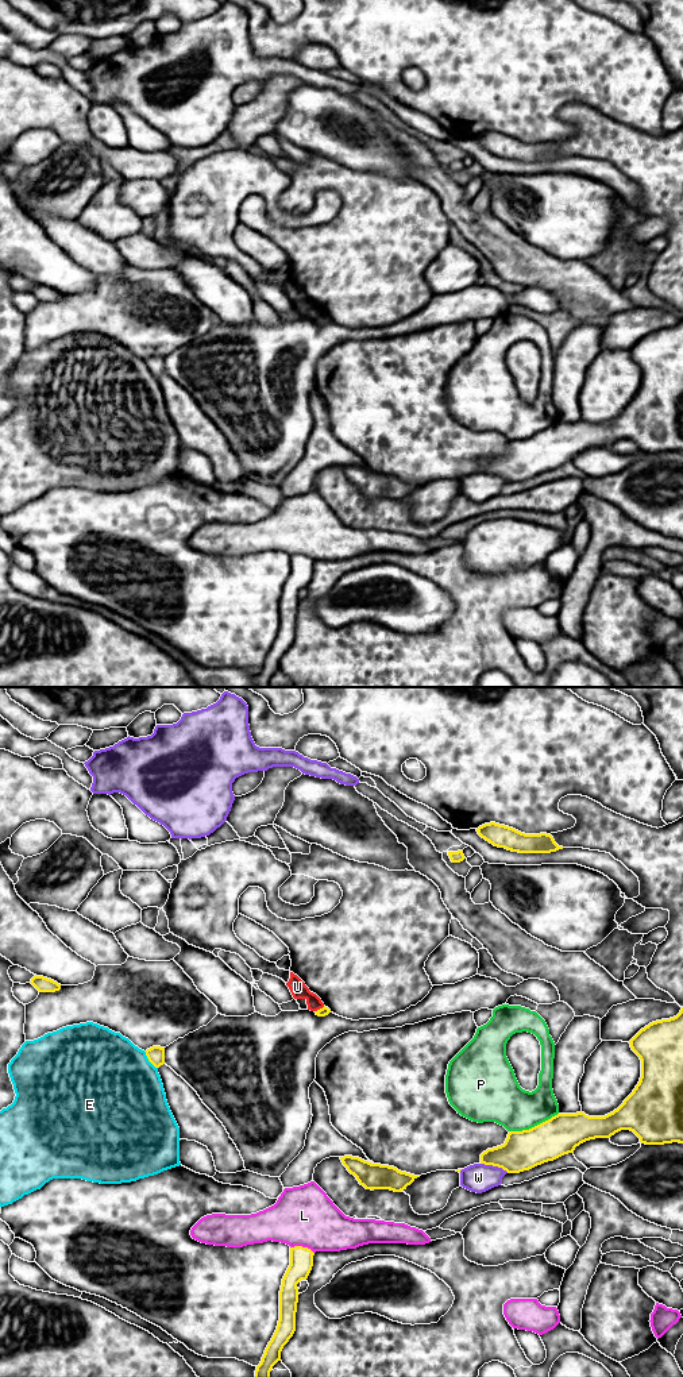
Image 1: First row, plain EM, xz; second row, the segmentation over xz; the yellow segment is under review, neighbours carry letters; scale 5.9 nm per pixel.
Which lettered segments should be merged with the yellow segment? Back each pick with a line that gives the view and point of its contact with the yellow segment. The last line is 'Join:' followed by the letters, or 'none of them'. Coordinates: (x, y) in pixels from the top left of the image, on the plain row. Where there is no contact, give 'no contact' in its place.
Join: none of them

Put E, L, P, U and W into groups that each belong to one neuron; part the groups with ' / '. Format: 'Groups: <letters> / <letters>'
Groups: E / L / P / U / W

